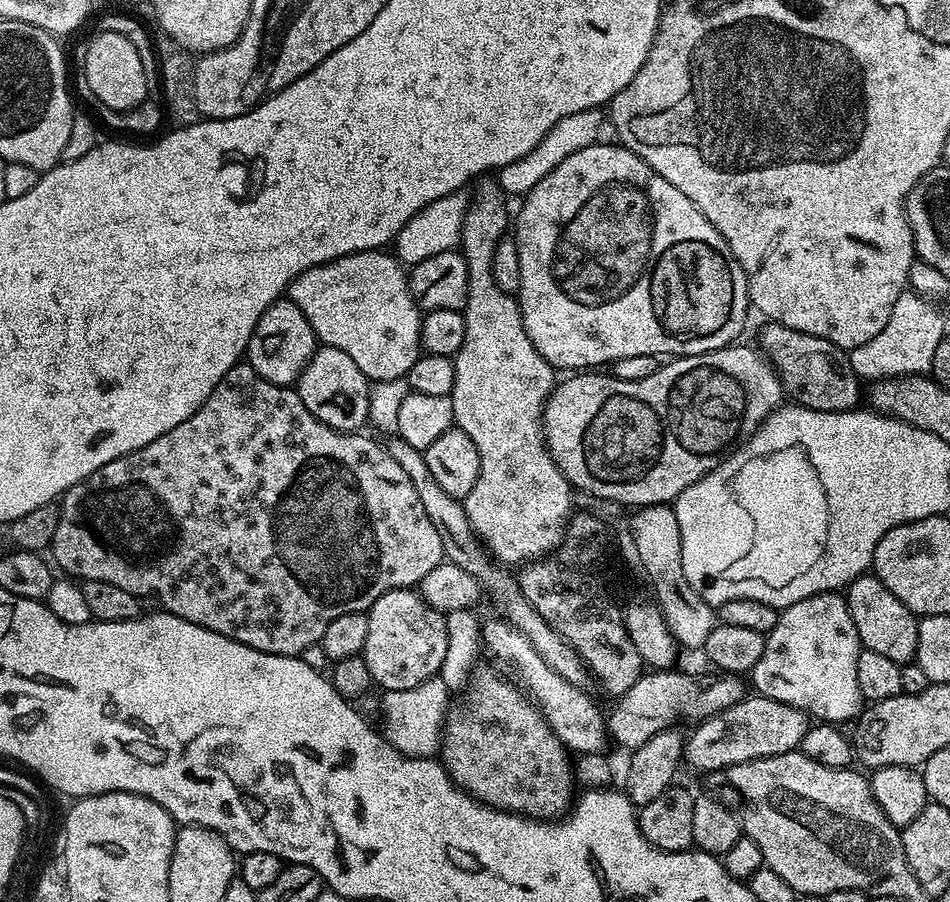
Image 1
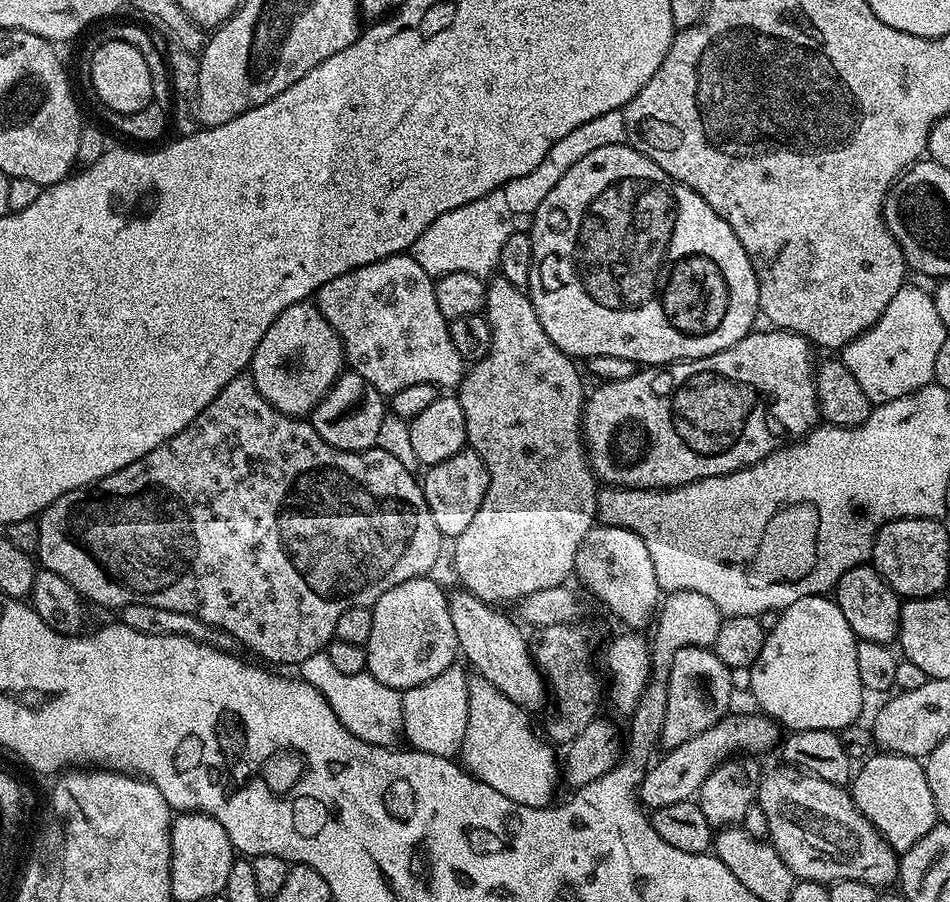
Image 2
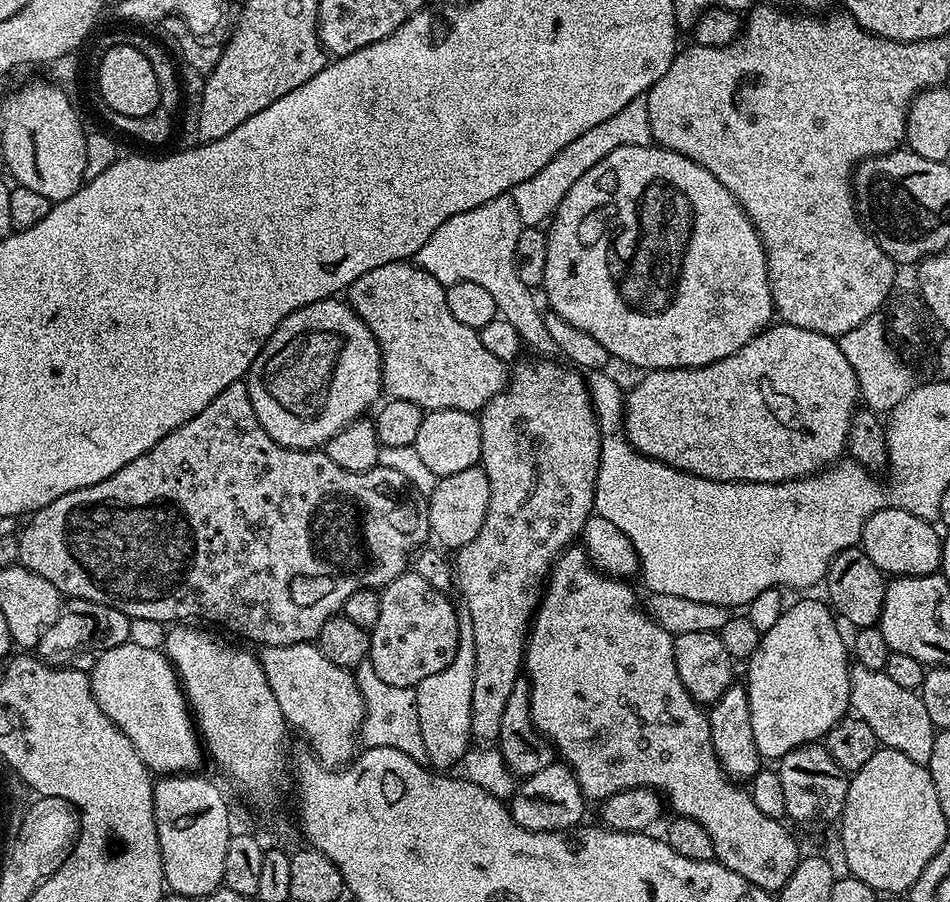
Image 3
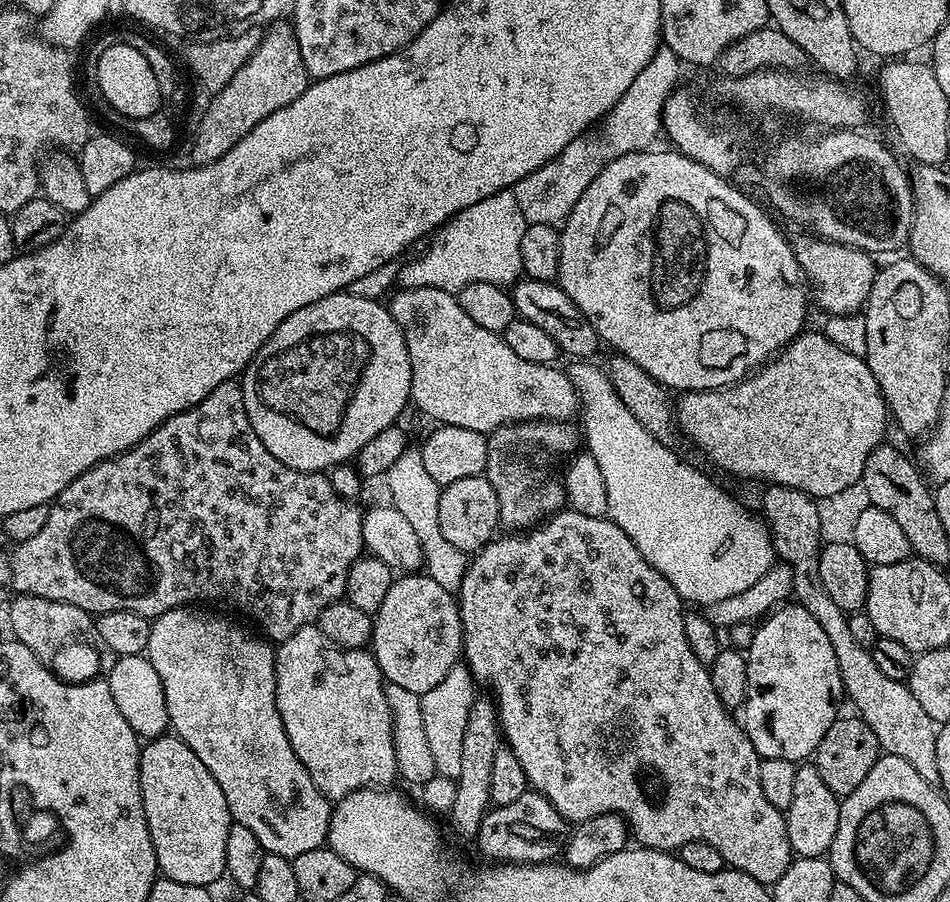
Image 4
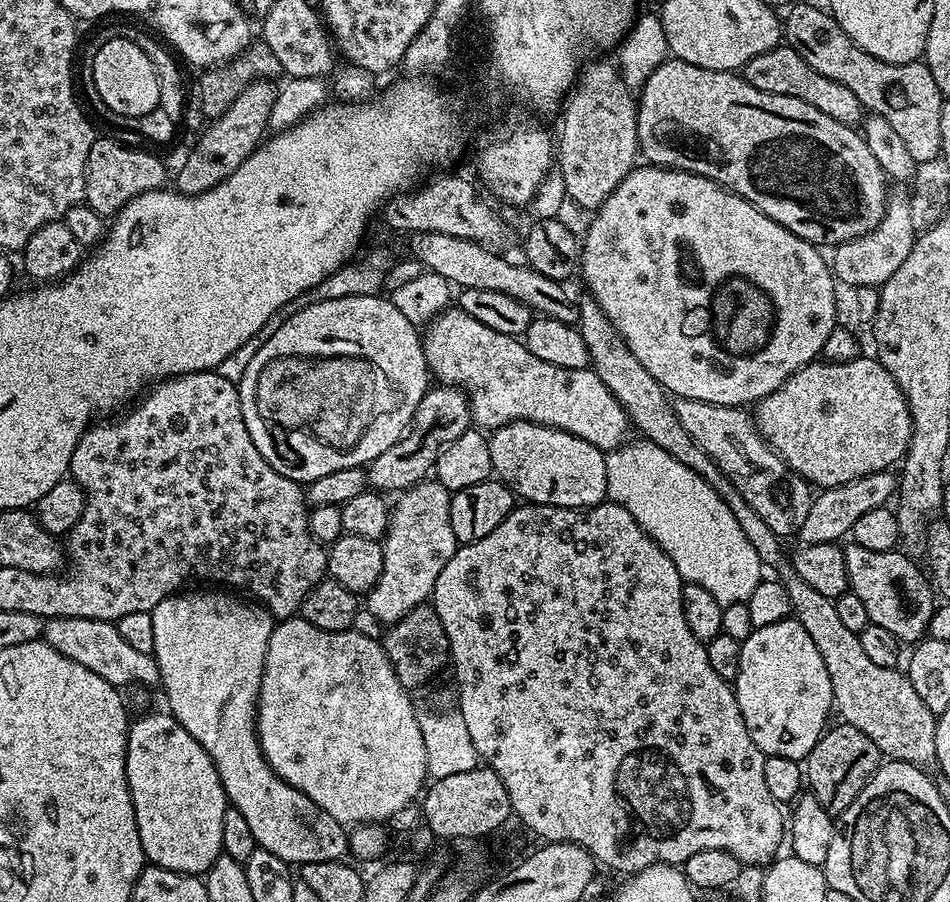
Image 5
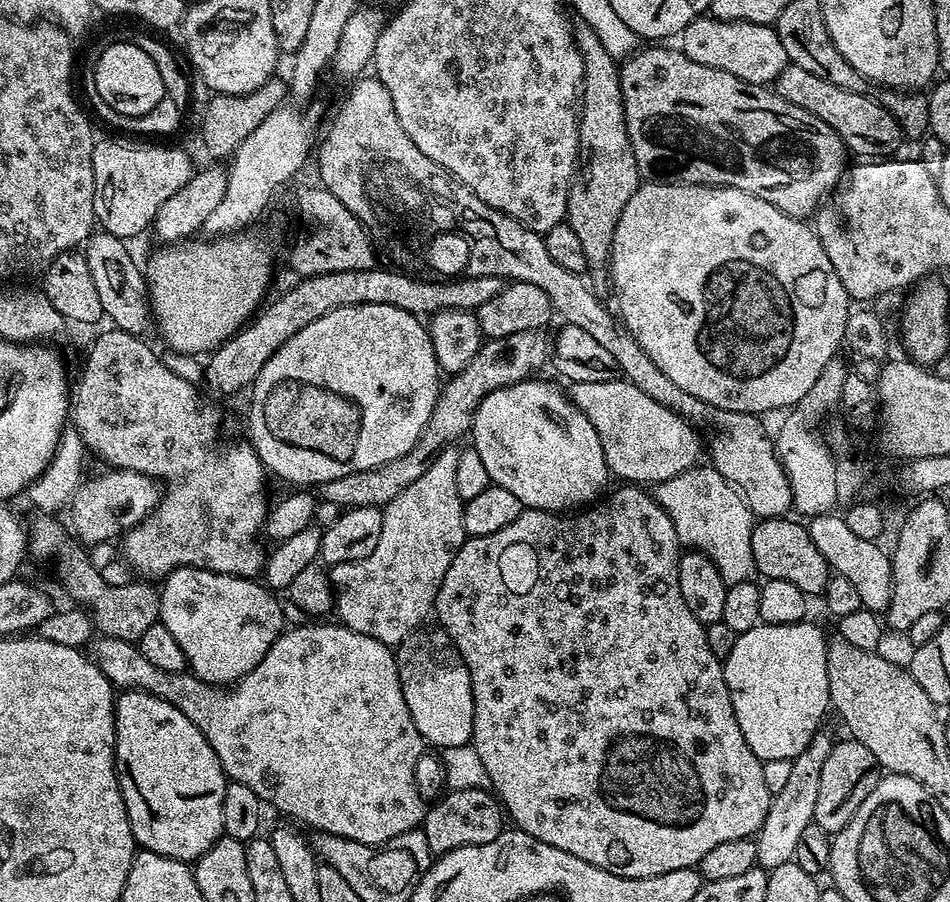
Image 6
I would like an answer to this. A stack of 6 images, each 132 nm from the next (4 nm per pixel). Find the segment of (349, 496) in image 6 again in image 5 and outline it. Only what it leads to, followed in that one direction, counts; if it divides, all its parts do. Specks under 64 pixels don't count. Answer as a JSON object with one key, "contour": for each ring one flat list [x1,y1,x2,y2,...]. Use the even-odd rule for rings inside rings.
{"contour":[[451,386,429,387,422,402,418,402,407,431,367,465,368,488,381,494,407,492,435,469,438,454,442,454,442,450,446,450,446,446,450,446,450,442,454,442,454,438,461,436,471,424,472,411,468,397,461,389]]}

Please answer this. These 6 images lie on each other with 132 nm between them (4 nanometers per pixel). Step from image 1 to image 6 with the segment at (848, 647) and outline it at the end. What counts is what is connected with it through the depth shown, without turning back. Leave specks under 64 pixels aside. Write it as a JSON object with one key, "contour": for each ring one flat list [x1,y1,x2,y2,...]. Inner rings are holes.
{"contour":[[801,622,790,625,759,623,755,628,739,633,734,642,734,650,730,650,730,654,723,657,724,681,728,687,730,702,734,706,734,718,738,718,738,730,742,730,742,738,746,738,746,746,750,746,750,750,754,750,754,754,761,762,772,759,791,761,798,754,802,754,802,750,806,750,810,738,814,738,814,734,821,731,823,724,820,723,824,720,824,711,829,711,830,701,828,698,828,679,826,678,826,650,828,649,828,643,826,636,823,636,814,625,808,623]]}

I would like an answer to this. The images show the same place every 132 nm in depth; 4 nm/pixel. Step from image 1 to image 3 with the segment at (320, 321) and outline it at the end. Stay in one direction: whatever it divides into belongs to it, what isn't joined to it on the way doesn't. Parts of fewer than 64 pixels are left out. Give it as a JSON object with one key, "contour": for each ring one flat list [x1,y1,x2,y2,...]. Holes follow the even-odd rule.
{"contour":[[402,260,390,262,386,266,374,266,374,270,366,270,366,274,362,274,362,278,358,278,348,287,346,300,347,303,352,305,353,310,358,314,358,318,362,318,362,322,366,322,366,326,370,326,370,330,378,342,380,361,382,362,382,388,391,399,414,402,419,408,430,412,434,410,466,410,467,412,479,413,499,392,505,391,510,375,509,365,503,364,498,357,490,354,490,350,486,350,486,346,482,346,482,338,477,329,462,326,462,322,458,322,458,318,454,318,454,314,450,314,450,306,446,306,445,285,439,284,433,276,426,274,424,268]]}

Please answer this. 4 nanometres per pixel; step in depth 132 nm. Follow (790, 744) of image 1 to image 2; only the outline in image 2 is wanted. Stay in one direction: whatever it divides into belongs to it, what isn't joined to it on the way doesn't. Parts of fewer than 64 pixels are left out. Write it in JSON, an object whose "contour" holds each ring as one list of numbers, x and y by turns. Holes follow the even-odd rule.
{"contour":[[744,712,741,716,724,716,714,726,702,730,702,734,682,742,682,746,667,749,663,753,665,756,660,761,657,759,644,773,638,789,639,803,645,809,655,810,662,806,670,806,670,802,691,800,699,793,702,782,706,782,706,778,722,761,737,754,768,752,772,747,773,751,782,736,780,725,769,716,752,712]]}

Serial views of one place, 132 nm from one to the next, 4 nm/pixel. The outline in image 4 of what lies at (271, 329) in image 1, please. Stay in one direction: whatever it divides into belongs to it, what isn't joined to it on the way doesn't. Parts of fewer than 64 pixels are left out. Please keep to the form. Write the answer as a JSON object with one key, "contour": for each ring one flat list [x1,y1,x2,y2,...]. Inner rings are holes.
{"contour":[[347,290,335,292,326,298,318,298,318,302,310,302,310,306,302,306,302,310,294,310,270,334,270,338,262,346,262,350,256,352,256,356,248,363,247,368,242,373,242,387,244,389,244,409,250,418,250,426,254,426,254,434,286,466,290,466,299,472,324,472,335,465,351,461,356,453,374,438,374,434,382,434,382,430,393,427,396,420,404,412,404,407,409,407,412,391,410,390,410,354,406,350,406,342,398,322,392,317,391,311,382,306,379,299,371,300,370,298,355,297,354,294]]}

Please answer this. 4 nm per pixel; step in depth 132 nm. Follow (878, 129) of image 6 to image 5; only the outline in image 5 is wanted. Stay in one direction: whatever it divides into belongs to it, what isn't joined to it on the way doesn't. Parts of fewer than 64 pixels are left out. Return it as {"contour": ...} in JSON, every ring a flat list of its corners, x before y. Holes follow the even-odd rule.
{"contour":[[777,46,750,58,742,69,742,75,754,90,766,90,766,94,786,94,790,98,802,98,806,106,814,106,814,110,822,110,834,122,842,122,853,126,859,125,862,120,862,109,858,98,838,82,826,78,826,74,818,74,814,66,806,63,806,58,787,46]]}

